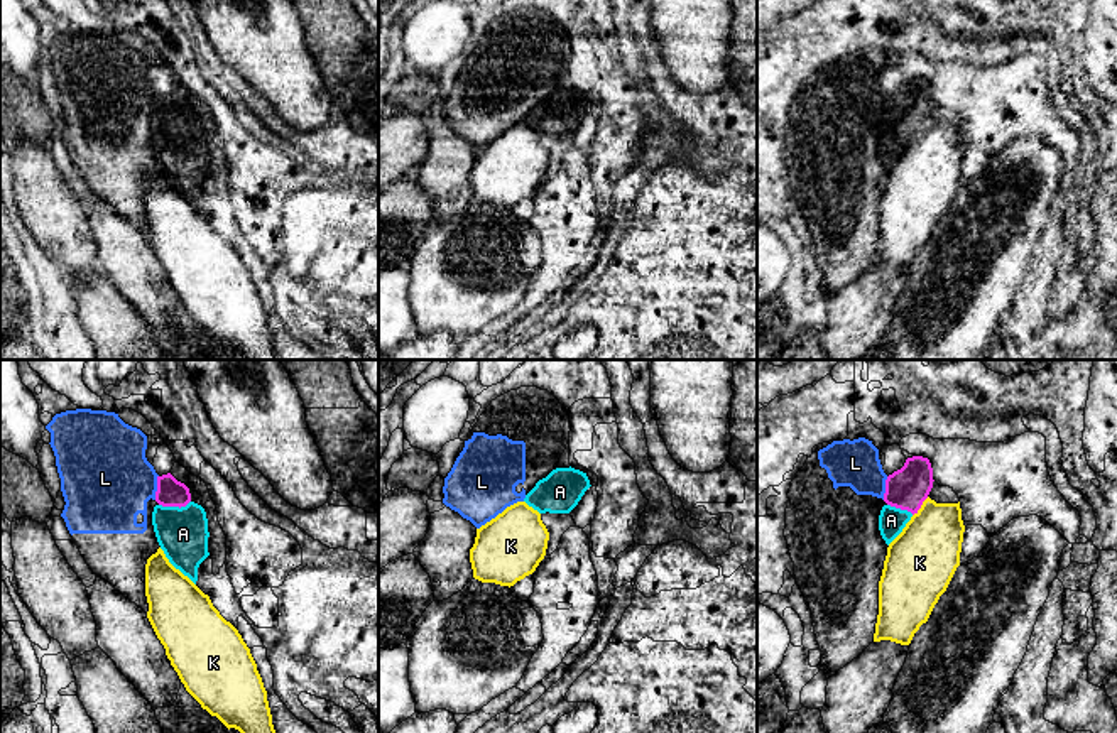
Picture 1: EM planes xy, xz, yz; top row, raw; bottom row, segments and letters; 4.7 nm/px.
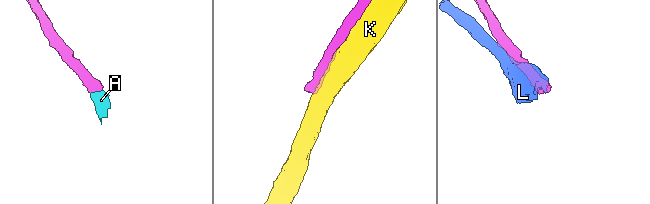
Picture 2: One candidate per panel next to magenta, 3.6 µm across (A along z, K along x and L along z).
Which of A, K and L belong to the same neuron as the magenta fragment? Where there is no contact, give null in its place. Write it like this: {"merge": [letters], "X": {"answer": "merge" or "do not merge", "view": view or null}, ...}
{"merge": ["A"], "A": {"answer": "merge", "view": "xy"}, "K": {"answer": "do not merge", "view": "yz"}, "L": {"answer": "do not merge", "view": "xy"}}

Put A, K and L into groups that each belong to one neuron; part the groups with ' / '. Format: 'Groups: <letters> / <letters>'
Groups: A / K / L

